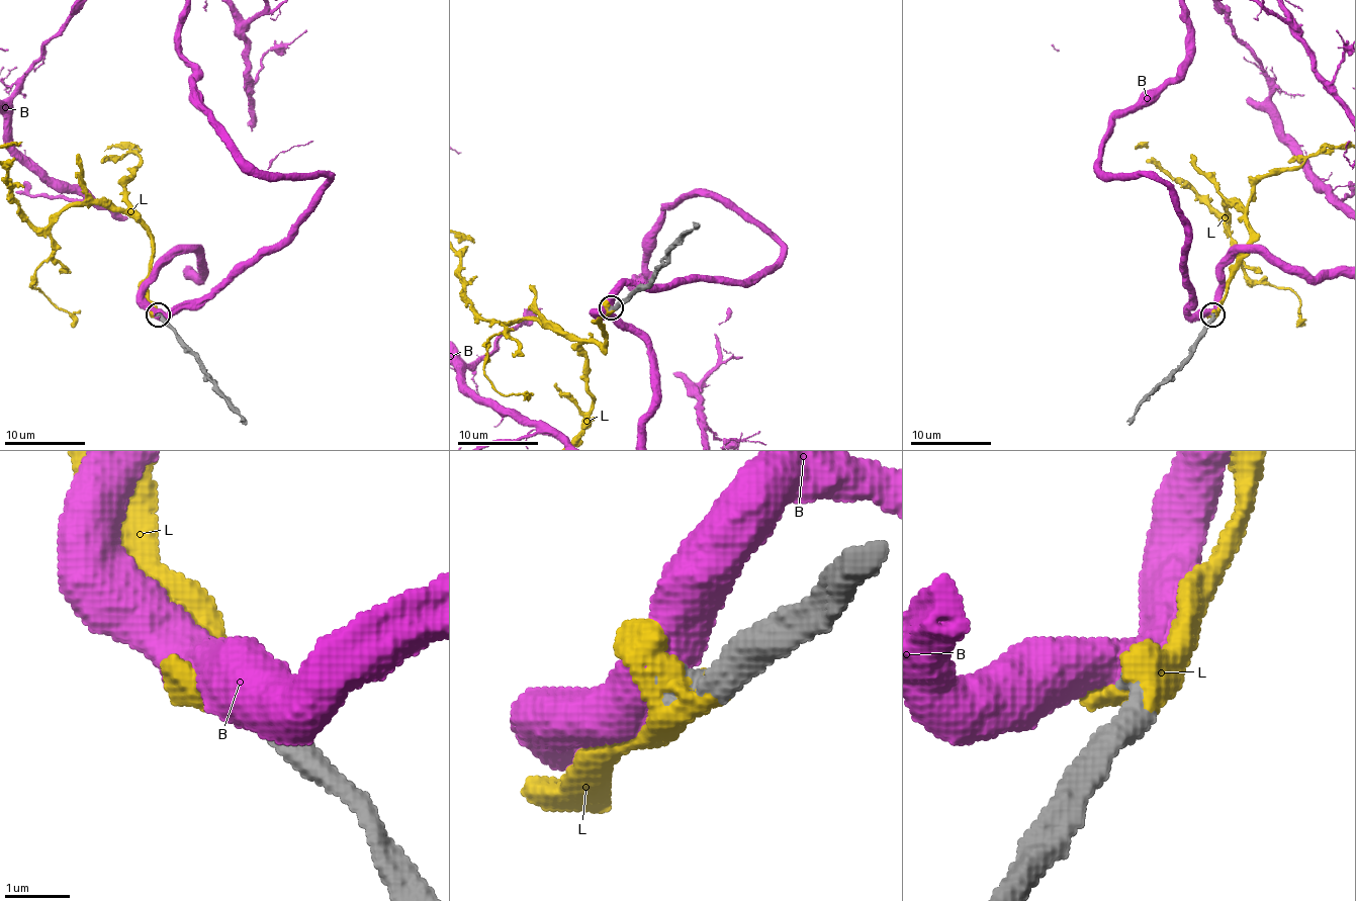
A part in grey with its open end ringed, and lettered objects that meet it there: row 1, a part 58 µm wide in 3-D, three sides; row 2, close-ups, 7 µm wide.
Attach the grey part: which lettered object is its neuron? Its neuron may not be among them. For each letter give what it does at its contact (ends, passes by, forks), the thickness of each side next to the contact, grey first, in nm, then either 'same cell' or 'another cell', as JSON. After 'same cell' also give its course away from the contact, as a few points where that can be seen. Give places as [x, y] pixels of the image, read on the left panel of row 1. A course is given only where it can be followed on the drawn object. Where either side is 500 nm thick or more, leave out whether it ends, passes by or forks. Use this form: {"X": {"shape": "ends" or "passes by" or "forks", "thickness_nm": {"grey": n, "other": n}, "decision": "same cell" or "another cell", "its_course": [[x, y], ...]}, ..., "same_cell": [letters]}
{"B": {"thickness_nm": {"grey": 320, "other": 550}, "decision": "another cell"}, "L": {"shape": "passes by", "thickness_nm": {"grey": 480, "other": 480}, "decision": "same cell"}, "same_cell": ["L"]}

